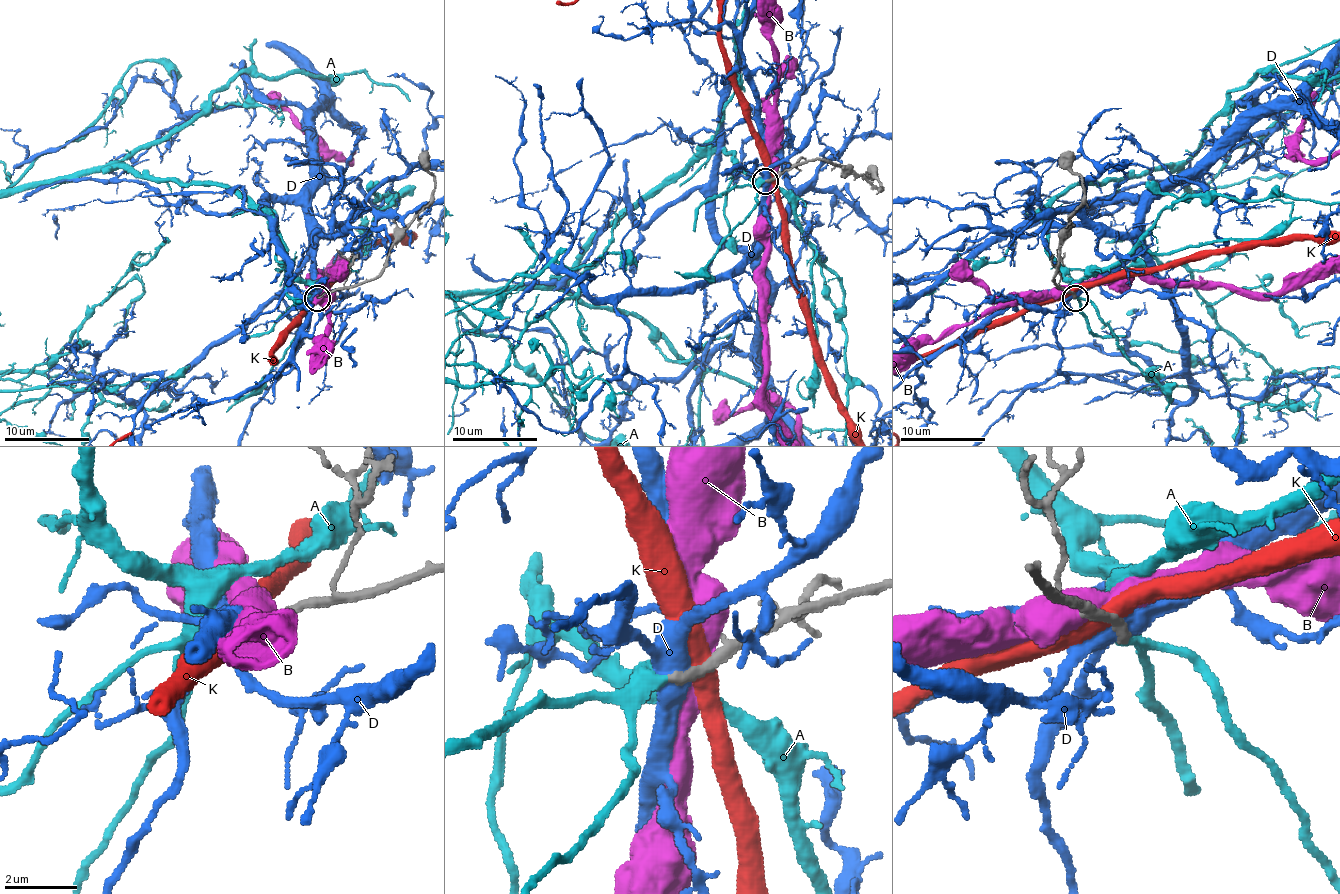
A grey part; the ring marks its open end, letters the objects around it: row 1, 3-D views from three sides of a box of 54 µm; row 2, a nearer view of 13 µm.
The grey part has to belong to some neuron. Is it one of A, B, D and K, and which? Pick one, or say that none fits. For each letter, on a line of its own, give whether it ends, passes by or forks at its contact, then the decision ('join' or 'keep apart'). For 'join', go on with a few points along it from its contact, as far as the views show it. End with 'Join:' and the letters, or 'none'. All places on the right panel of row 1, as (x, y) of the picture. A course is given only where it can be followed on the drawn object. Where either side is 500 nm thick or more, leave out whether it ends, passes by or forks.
A: it passes by; join
B: keep apart
D: keep apart
K: keep apart
Join: A

